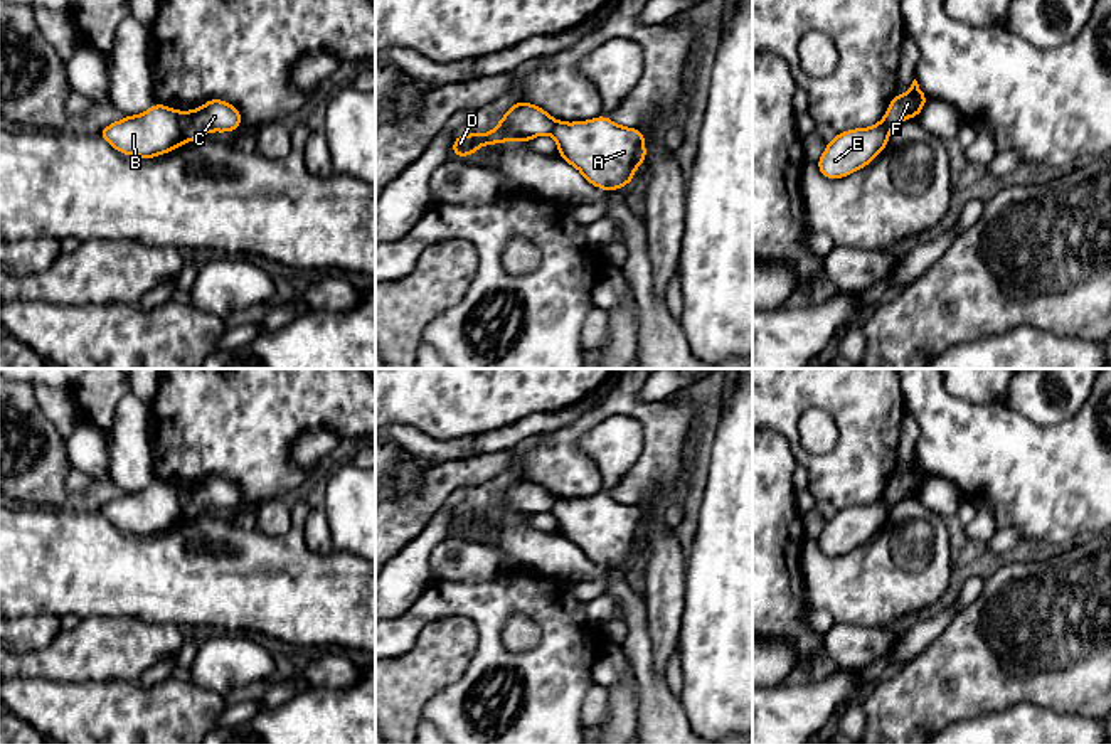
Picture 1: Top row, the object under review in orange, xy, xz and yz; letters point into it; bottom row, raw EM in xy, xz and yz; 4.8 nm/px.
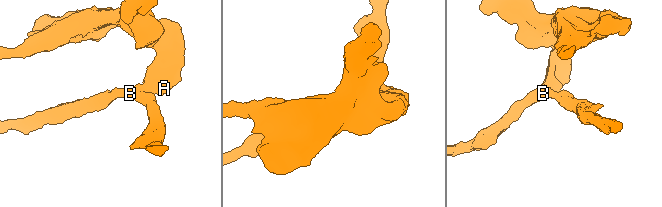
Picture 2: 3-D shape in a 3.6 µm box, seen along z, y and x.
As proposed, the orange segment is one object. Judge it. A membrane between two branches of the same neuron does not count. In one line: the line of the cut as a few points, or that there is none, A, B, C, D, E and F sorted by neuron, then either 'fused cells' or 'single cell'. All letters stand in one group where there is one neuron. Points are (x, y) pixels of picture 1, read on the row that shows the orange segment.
cut in xy along (174, 111), (187, 140); A C F / B D E; fused cells

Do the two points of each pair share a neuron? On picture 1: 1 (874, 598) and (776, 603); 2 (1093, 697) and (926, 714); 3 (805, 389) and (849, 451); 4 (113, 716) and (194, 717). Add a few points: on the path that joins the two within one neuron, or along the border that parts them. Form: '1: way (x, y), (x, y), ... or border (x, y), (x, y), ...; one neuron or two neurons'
1: border (802, 563), (807, 601), (810, 605); two neurons
2: way (1051, 685), (968, 685); one neuron
3: way (823, 394), (849, 419), (849, 433); one neuron
4: way (133, 717), (174, 717); one neuron

